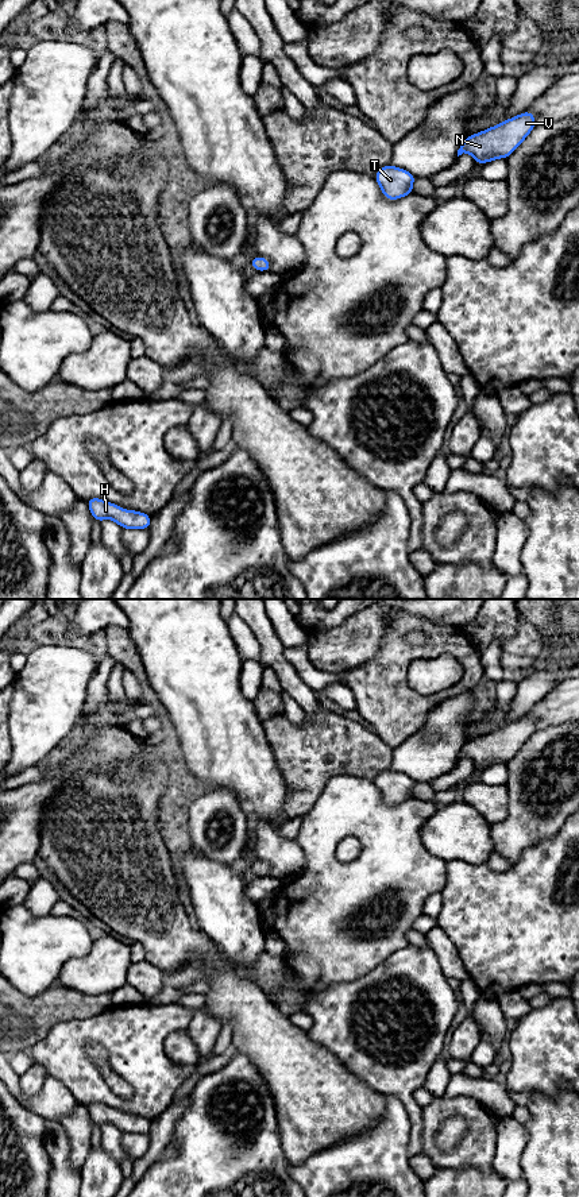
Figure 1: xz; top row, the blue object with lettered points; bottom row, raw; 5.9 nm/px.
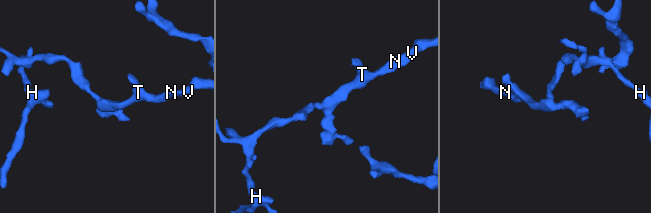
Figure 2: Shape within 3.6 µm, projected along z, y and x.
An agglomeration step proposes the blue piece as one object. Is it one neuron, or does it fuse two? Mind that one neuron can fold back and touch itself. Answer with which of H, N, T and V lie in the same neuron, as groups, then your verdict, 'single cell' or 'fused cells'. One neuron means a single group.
H N T V | single cell

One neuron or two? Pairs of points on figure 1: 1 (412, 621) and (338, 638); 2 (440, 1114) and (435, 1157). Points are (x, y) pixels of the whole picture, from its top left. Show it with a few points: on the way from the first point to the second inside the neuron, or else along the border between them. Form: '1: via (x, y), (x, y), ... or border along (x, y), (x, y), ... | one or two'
1: border along (392, 613), (382, 644), (374, 656) | two
2: via (431, 1124), (429, 1146) | one

